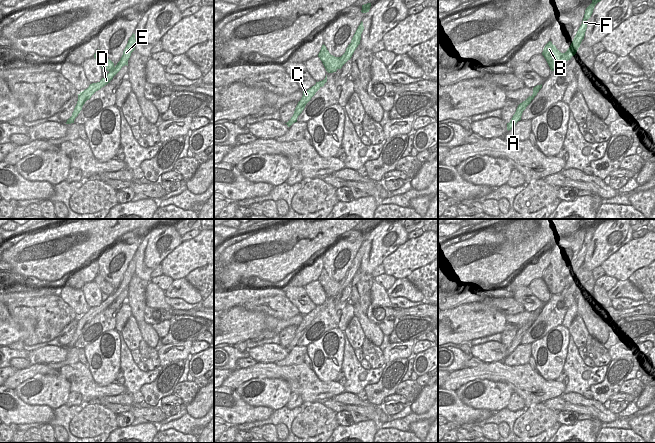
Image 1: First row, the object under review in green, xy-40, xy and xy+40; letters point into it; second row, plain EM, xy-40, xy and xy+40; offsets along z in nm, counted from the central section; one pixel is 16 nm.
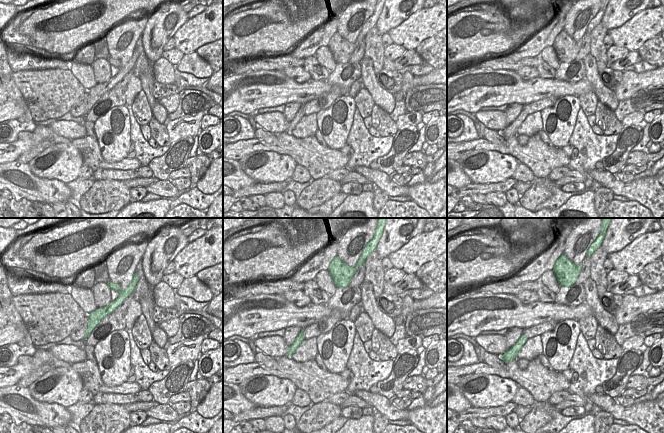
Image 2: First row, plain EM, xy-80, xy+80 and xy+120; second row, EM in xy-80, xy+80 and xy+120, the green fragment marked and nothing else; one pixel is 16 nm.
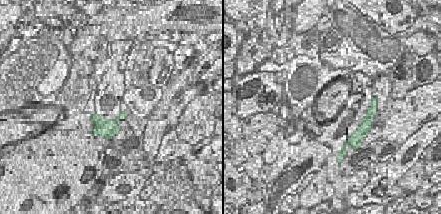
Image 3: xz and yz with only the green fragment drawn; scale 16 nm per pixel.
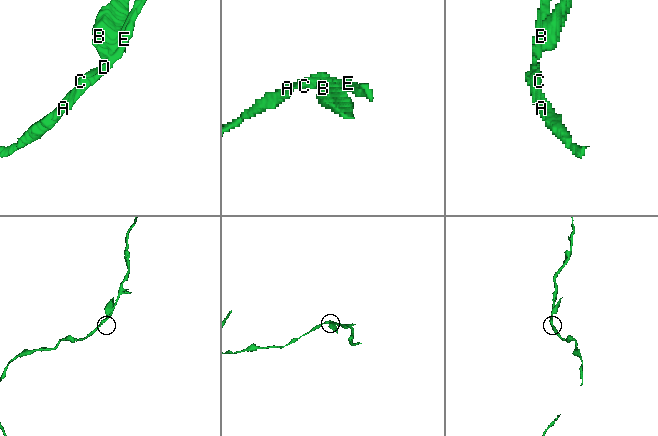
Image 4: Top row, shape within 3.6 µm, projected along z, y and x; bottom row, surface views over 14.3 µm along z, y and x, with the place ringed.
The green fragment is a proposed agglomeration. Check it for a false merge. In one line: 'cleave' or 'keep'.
cleave

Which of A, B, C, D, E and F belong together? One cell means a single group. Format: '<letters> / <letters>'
A C D E F / B

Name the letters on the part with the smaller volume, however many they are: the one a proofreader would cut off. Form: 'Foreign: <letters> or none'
Foreign: B

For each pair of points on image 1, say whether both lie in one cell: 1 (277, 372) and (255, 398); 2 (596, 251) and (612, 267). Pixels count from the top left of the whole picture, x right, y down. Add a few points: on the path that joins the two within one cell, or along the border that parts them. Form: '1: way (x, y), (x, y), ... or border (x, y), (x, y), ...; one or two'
1: border (248, 381), (254, 378), (282, 378), (291, 392); two
2: border (624, 245), (612, 253), (600, 265); two

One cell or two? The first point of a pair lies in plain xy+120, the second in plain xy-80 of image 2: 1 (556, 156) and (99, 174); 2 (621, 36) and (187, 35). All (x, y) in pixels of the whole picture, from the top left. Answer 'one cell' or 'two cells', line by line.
1: two cells
2: one cell

